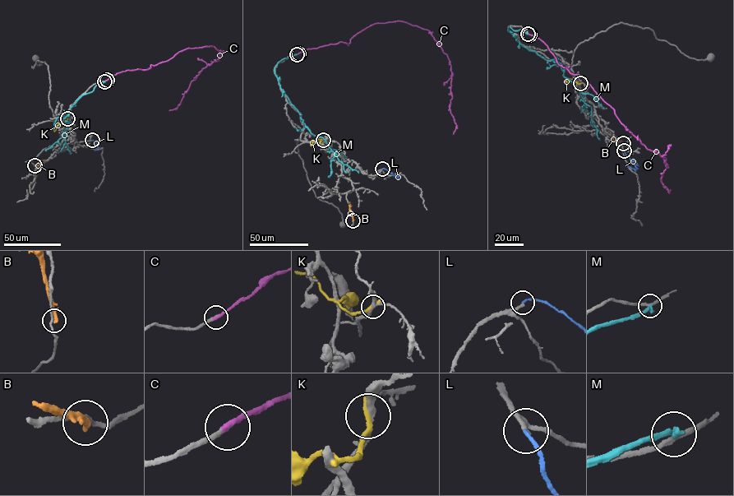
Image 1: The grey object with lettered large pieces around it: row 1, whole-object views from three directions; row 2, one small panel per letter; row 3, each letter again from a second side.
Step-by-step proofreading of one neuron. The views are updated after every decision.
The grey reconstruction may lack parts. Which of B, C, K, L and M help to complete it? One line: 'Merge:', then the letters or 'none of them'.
Merge: C

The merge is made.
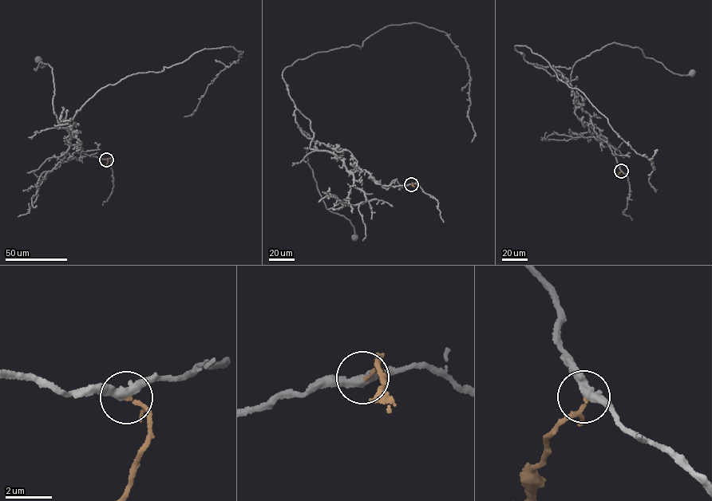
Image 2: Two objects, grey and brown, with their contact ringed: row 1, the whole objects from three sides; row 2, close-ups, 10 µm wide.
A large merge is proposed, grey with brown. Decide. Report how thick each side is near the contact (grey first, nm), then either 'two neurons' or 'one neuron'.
calibres 360 and 110 nm; one neuron

